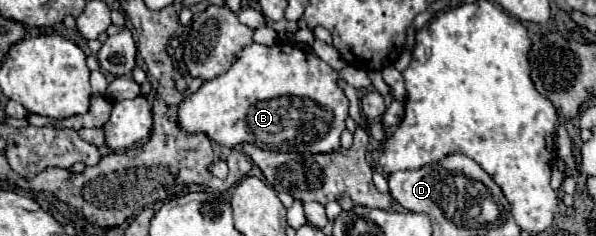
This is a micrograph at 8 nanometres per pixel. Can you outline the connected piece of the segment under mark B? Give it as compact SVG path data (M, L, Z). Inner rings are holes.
M275 43L271 47L265 45L249 45L239 53L239 59L231 65L231 69L211 81L205 81L197 93L187 97L179 107L179 125L189 133L205 133L209 139L219 145L233 147L237 143L251 143L259 149L267 151L283 151L283 153L325 153L331 149L339 149L339 137L345 129L345 117L349 109L349 101L343 91L337 87L337 79L345 79L355 89L369 87L369 77L365 71L355 67L345 67L341 71L333 71L325 61L321 61L313 51L295 47L291 43ZM279 97L309 97L313 101L283 101Z

